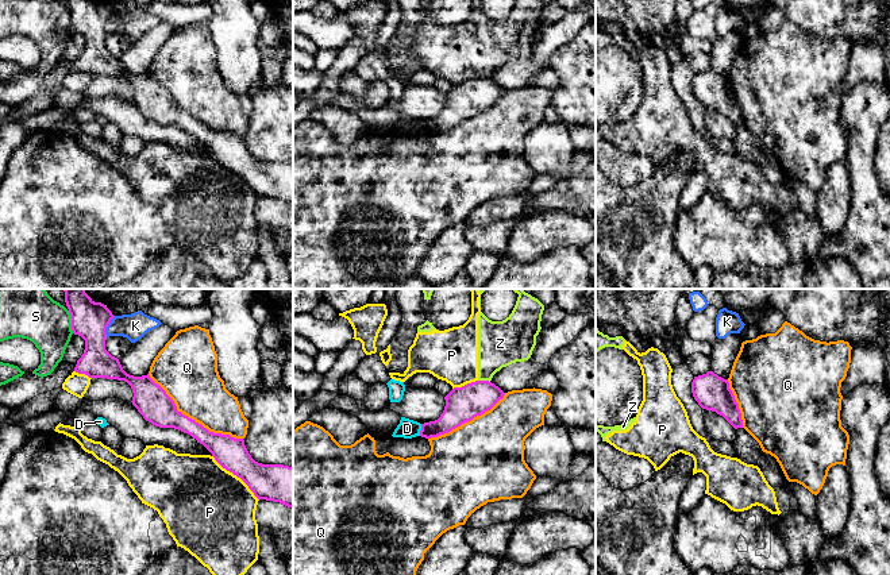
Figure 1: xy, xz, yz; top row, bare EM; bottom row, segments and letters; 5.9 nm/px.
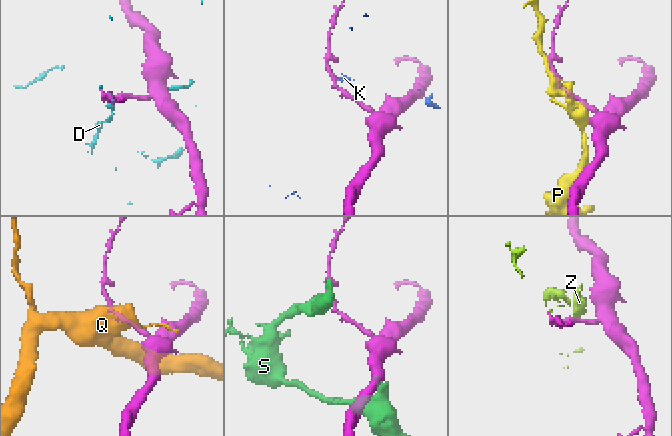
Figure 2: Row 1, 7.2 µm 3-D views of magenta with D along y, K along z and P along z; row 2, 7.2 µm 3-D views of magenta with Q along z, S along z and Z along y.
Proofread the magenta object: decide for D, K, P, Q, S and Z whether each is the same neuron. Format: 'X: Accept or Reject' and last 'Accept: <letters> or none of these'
D: Reject
K: Reject
P: Reject
Q: Reject
S: Reject
Z: Reject
Accept: none of these

